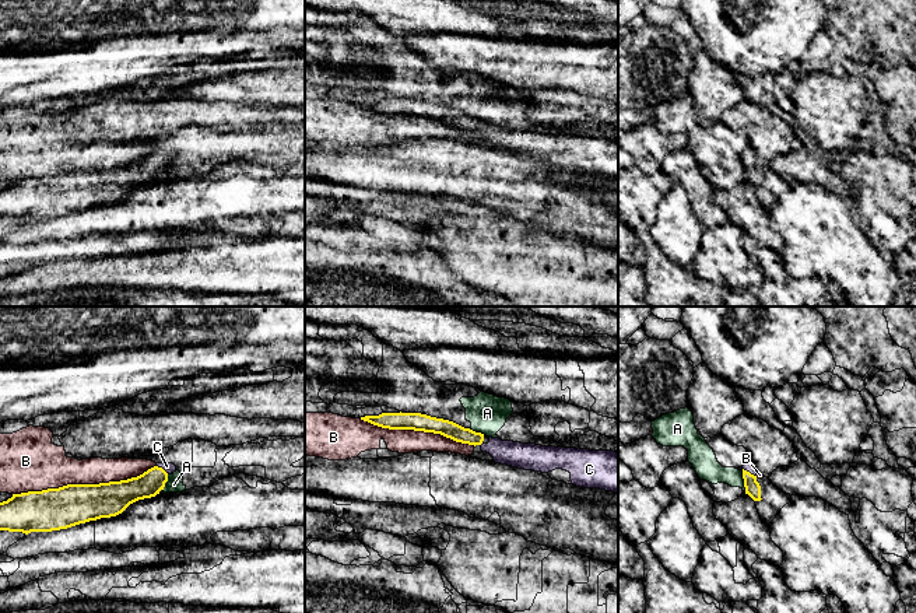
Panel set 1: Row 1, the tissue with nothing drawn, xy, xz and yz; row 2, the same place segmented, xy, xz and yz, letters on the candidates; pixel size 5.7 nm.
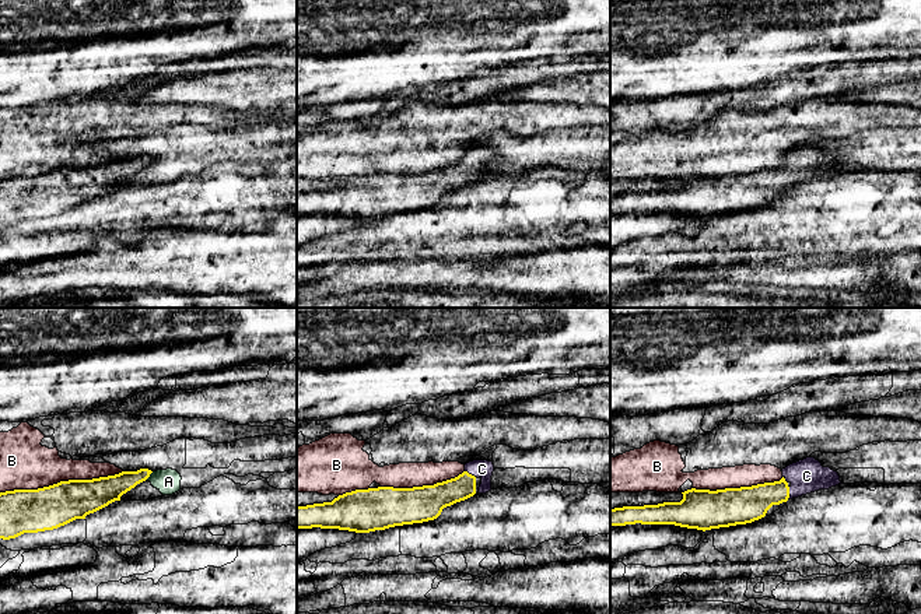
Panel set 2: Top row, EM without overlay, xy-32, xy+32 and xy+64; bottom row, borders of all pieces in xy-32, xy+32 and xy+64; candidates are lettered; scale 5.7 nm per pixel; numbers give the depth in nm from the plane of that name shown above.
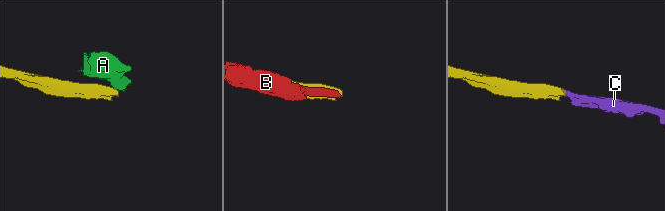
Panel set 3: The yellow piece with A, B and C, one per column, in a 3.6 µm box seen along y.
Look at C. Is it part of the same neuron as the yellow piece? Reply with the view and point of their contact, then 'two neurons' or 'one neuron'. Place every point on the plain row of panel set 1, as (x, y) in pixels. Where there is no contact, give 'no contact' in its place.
yz (748, 158) | one neuron

